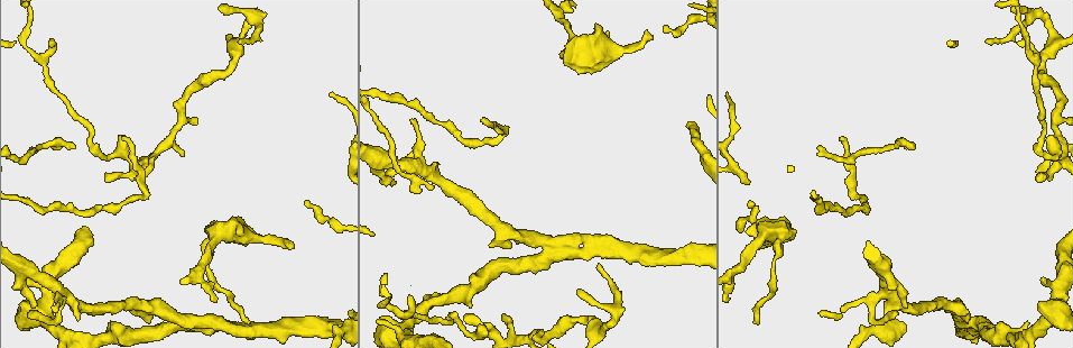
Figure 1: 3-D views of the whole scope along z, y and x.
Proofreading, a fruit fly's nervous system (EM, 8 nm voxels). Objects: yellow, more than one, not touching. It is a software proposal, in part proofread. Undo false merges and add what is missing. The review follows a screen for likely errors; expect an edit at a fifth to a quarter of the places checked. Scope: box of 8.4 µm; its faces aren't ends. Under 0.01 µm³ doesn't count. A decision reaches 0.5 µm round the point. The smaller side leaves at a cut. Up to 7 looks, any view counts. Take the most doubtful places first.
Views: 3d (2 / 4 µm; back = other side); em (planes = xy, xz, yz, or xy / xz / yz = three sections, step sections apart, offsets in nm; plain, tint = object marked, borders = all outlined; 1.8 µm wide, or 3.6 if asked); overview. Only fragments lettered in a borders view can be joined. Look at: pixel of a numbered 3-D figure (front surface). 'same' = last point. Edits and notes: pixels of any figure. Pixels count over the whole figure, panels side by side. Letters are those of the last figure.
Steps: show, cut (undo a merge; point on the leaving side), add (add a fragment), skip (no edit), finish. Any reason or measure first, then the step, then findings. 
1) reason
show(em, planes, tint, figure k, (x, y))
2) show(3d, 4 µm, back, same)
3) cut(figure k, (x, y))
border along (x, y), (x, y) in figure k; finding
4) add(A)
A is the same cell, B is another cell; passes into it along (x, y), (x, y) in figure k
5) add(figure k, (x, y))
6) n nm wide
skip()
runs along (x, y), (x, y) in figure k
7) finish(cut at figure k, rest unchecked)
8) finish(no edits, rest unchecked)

branch stops here
show(3d, 4 µm, figure 1, (653, 36))

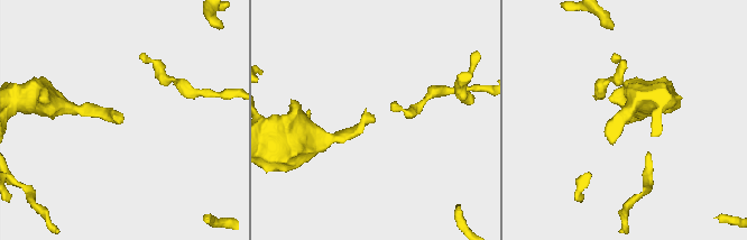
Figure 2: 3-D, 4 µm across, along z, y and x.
show(em, planes, borders, figure 2, (373, 116))

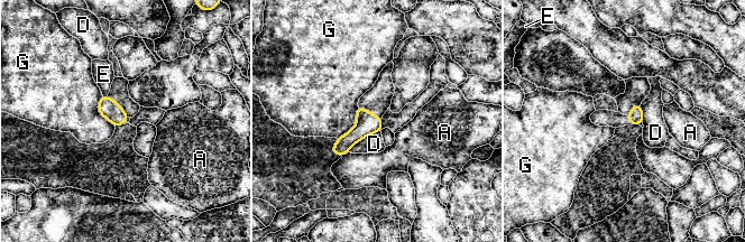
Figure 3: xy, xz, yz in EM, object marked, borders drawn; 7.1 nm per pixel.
110 nm wide; D touches over 280 nm
skip()
A, D, E and G are other cells; none of them fits

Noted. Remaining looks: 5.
arms run side by side
show(em, yz, step 4, tint, figure 1, (549, 252))

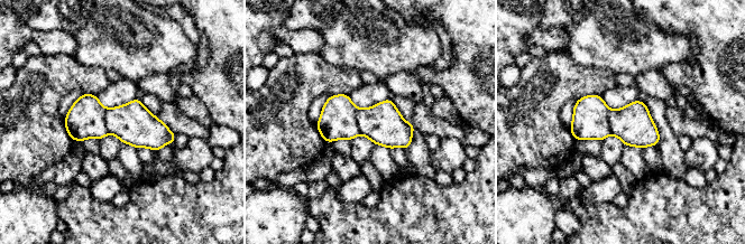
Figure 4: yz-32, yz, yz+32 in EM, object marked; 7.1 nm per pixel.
cut it another way
show(em, xy, step 8, borders, same)

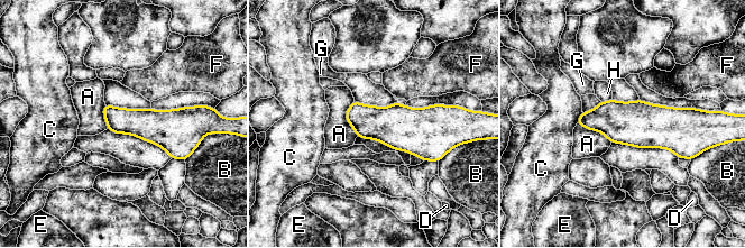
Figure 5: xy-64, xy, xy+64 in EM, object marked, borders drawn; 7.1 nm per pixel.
skip()
A, B, C, D, E, F, G and H are other cells; one neuron here

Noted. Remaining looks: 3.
branch stops here
show(em, planes, borders, figure 1, (986, 42))

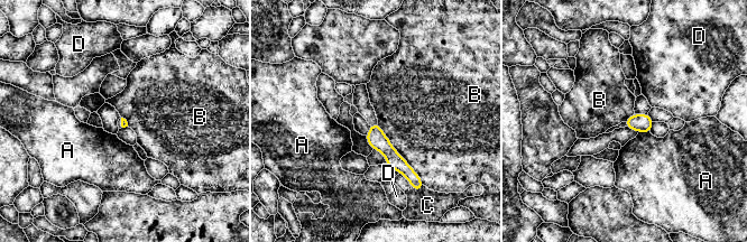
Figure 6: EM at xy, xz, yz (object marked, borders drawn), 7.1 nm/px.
B touches over 550 nm
skip()
A, B, C and D are other cells; none of them fits

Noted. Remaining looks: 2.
finish(no edits, rest unchecked)

